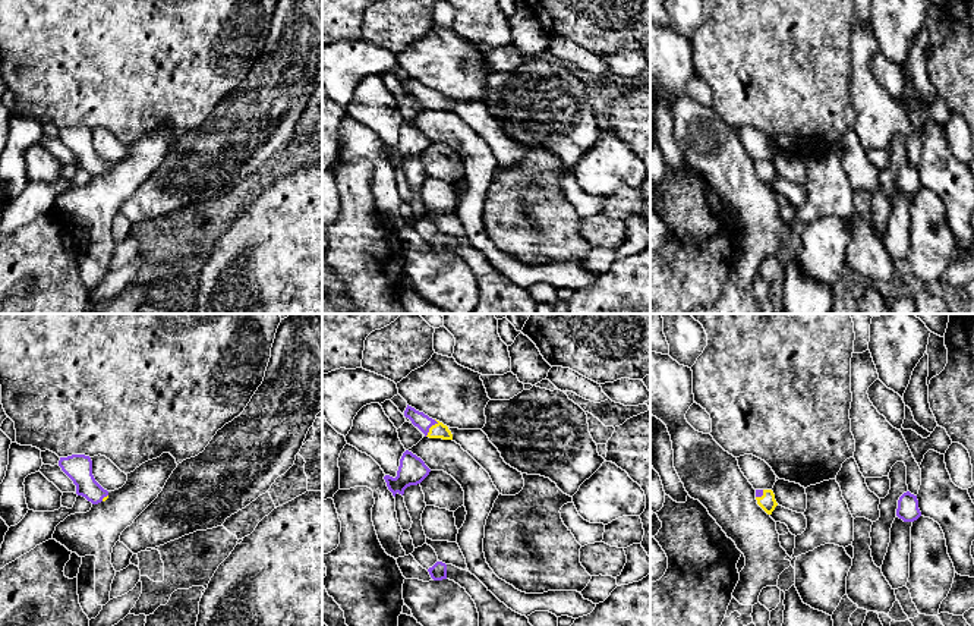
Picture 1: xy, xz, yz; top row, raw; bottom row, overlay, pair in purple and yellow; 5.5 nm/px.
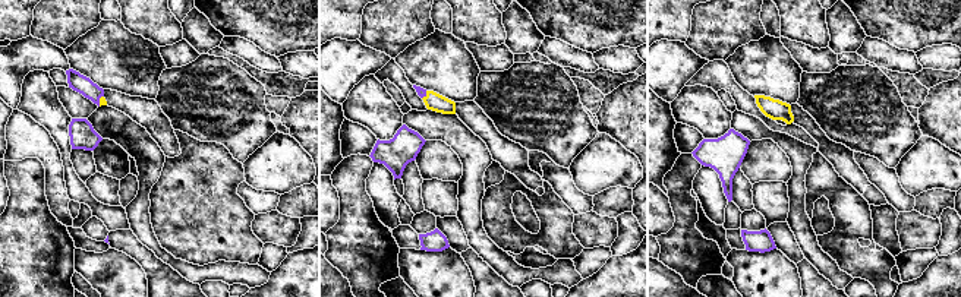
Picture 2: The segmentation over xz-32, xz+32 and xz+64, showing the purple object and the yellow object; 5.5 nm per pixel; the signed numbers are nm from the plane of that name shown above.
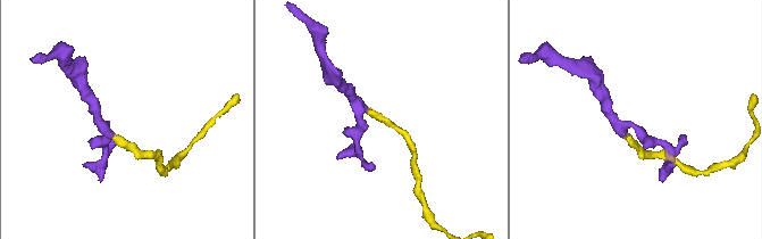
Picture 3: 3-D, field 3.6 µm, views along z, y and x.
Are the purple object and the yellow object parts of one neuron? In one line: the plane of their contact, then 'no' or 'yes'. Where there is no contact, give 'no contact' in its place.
xz | yes

